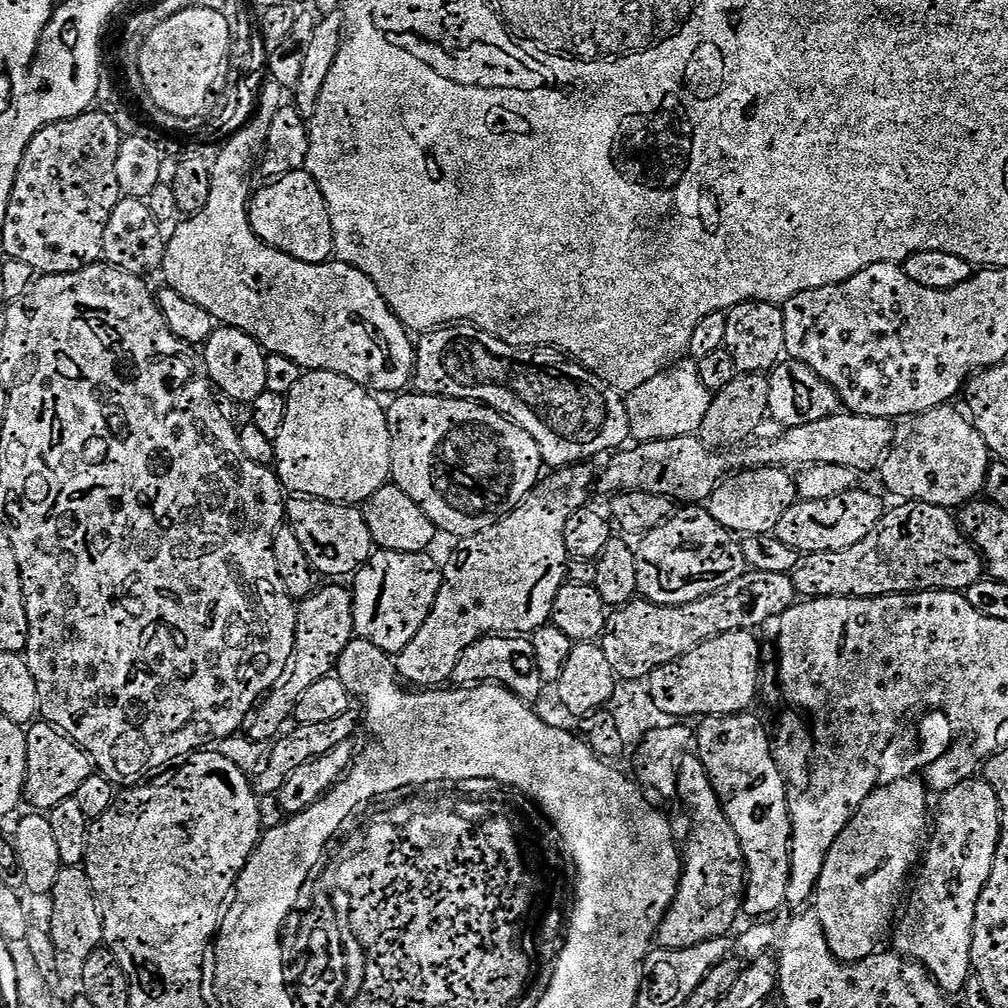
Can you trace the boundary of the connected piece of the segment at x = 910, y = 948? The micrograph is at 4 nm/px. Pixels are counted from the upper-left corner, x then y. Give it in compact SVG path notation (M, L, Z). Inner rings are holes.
M973 778L946 790L939 800L940 805L934 808L934 827L930 832L927 852L924 853L922 867L918 872L920 881L912 892L912 901L907 901L908 913L904 912L895 925L890 943L901 956L921 964L944 993L955 994L967 986L968 980L970 984L973 975L974 914L978 910L978 898L990 878L990 870L1000 845L1000 803L994 786L990 786L983 778Z

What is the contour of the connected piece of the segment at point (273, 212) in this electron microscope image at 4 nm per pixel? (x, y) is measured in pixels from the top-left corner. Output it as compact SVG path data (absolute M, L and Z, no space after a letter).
M288 170L265 188L257 187L248 201L254 234L264 244L307 264L326 264L334 256L334 230L330 210L318 182L306 170Z

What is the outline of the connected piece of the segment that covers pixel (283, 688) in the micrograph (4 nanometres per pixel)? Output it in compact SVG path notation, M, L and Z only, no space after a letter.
M324 586L308 600L299 601L296 617L296 655L295 663L289 667L283 681L276 685L255 709L254 715L247 721L246 735L249 740L271 741L281 735L280 727L293 719L296 704L314 686L326 670L320 663L324 652L328 652L329 665L335 666L339 656L349 641L355 637L353 618L353 593L346 587Z

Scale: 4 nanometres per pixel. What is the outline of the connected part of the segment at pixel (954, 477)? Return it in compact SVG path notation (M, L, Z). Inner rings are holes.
M947 403L934 410L926 410L921 416L911 417L912 429L909 430L908 437L905 440L903 437L893 444L878 469L878 477L880 476L881 482L884 483L883 491L889 497L897 496L895 499L900 502L915 502L959 510L983 493L990 463L988 447L982 434L978 434L978 430L972 425L971 419L961 409L960 413L958 409L952 407L956 406Z

